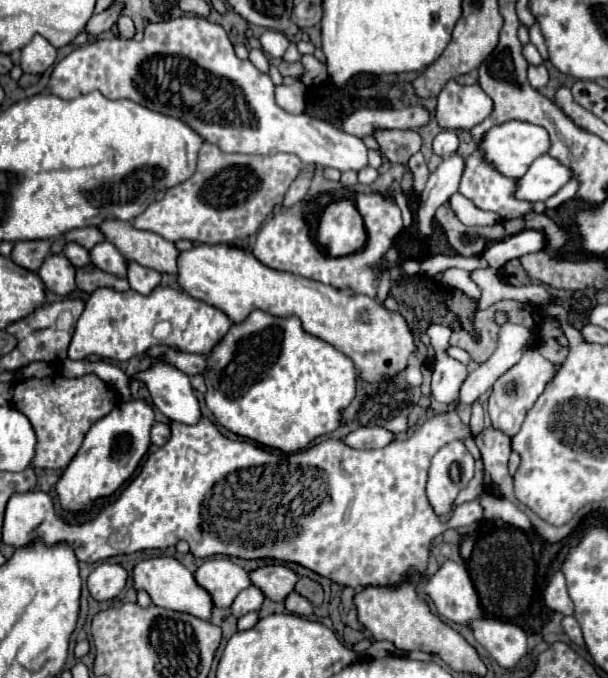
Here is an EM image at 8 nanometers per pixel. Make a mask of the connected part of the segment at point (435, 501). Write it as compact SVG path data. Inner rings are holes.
M461 440L445 444L431 460L427 498L437 516L445 516L453 510L457 494L473 478L473 456L467 452Z

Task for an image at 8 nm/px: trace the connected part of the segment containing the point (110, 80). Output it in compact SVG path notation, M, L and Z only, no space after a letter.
M175 18L167 22L149 24L145 28L145 40L95 40L75 48L69 56L55 64L49 78L49 90L65 100L77 98L89 92L101 92L109 100L129 98L149 110L173 116L189 124L205 142L217 144L223 152L235 154L277 154L289 152L303 160L303 164L329 166L339 172L359 172L369 166L367 146L361 138L345 134L343 130L333 128L333 124L317 120L309 114L289 114L275 104L273 82L267 74L259 72L249 60L239 60L235 56L233 44L227 38L227 32L211 24L205 18Z

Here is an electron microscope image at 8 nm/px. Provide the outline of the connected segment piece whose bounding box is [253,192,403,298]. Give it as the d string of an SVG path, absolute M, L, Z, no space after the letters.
M379 192L357 194L355 204L357 204L359 214L363 216L365 230L367 230L367 244L363 250L343 256L343 258L329 258L325 252L319 250L319 246L315 246L313 238L311 238L311 226L305 222L305 214L309 214L313 210L313 206L299 202L293 208L275 212L275 216L269 218L261 226L255 246L253 246L253 256L273 270L291 272L291 274L311 278L311 280L317 280L323 284L331 284L337 288L351 288L359 294L367 294L367 296L375 298L377 272L381 270L381 266L379 266L381 258L387 252L387 248L391 246L393 238L401 232L401 226L403 226L401 210L397 208L397 204L393 200L387 200Z

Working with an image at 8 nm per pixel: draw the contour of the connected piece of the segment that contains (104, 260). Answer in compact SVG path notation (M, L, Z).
M101 242L89 254L91 254L91 260L93 260L95 268L101 268L103 272L109 272L113 276L125 278L127 260L121 256L121 252L117 252L117 248L113 244Z

